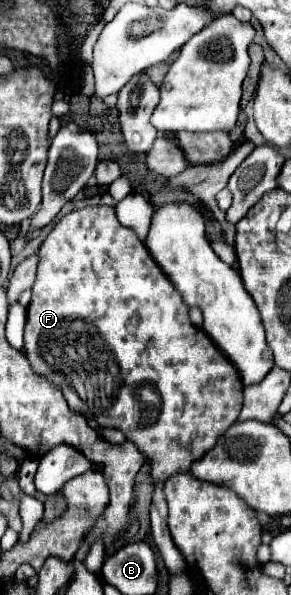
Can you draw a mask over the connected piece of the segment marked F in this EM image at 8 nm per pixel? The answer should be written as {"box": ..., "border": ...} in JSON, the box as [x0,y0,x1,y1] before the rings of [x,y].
{"box":[25,206,243,576],"border":[[[85,206],[83,210],[75,210],[65,214],[55,228],[47,234],[47,238],[41,242],[39,246],[39,266],[37,266],[37,276],[35,276],[35,284],[31,288],[33,296],[31,302],[27,306],[27,324],[25,324],[25,356],[31,362],[31,368],[35,374],[43,376],[47,382],[55,384],[69,408],[73,412],[83,414],[87,420],[95,420],[99,426],[109,426],[109,428],[117,428],[125,434],[127,440],[131,440],[133,444],[137,444],[137,448],[147,454],[149,460],[153,460],[151,464],[151,476],[155,480],[155,494],[153,494],[153,506],[151,506],[151,538],[169,570],[169,576],[179,576],[179,574],[187,574],[189,568],[185,566],[185,558],[179,552],[179,548],[173,544],[169,528],[167,528],[167,506],[165,506],[165,496],[163,496],[163,484],[165,478],[173,476],[179,470],[189,470],[191,462],[195,462],[197,458],[201,458],[207,450],[211,450],[217,442],[217,438],[239,418],[241,412],[241,404],[243,404],[243,386],[241,386],[241,378],[235,370],[235,366],[221,354],[221,350],[217,350],[215,356],[215,344],[211,342],[211,338],[201,330],[195,328],[189,322],[189,308],[183,304],[181,296],[177,294],[175,286],[169,282],[169,278],[165,278],[163,270],[153,262],[153,258],[149,256],[149,252],[145,250],[143,242],[139,240],[137,232],[133,228],[123,226],[117,220],[115,208],[113,206]]]}

